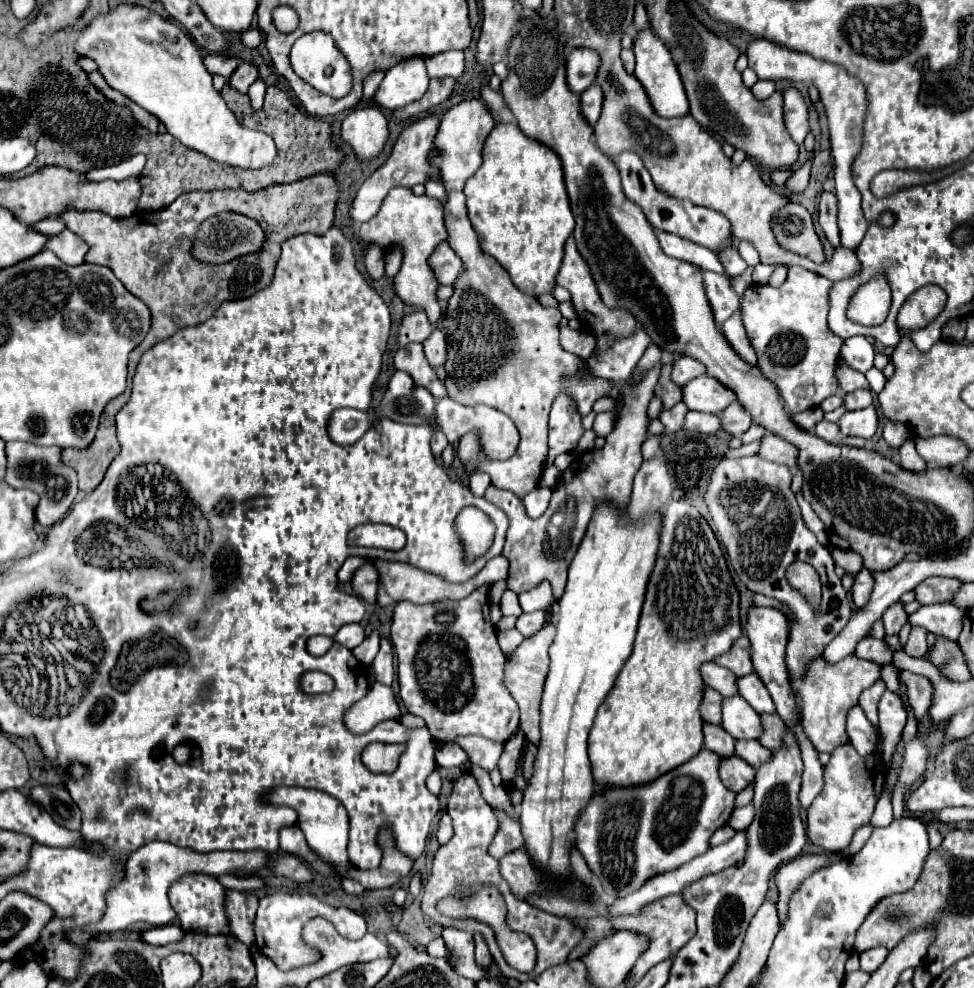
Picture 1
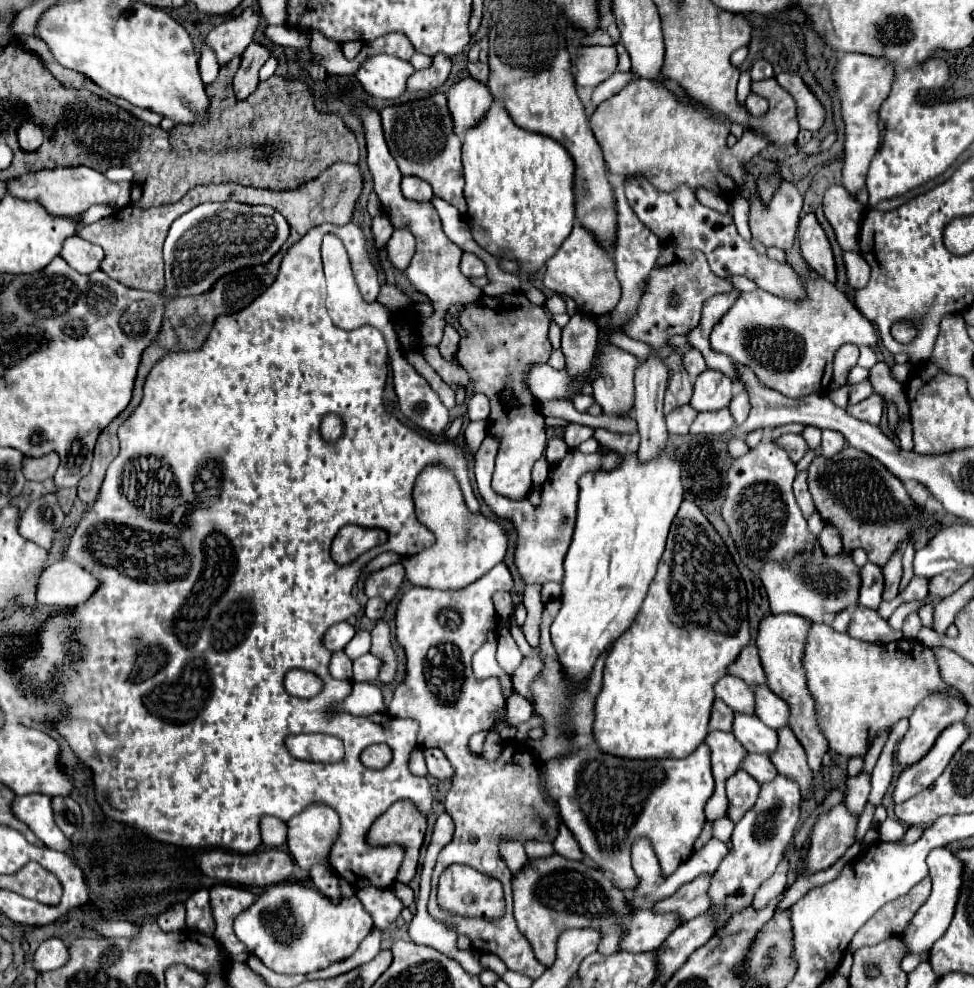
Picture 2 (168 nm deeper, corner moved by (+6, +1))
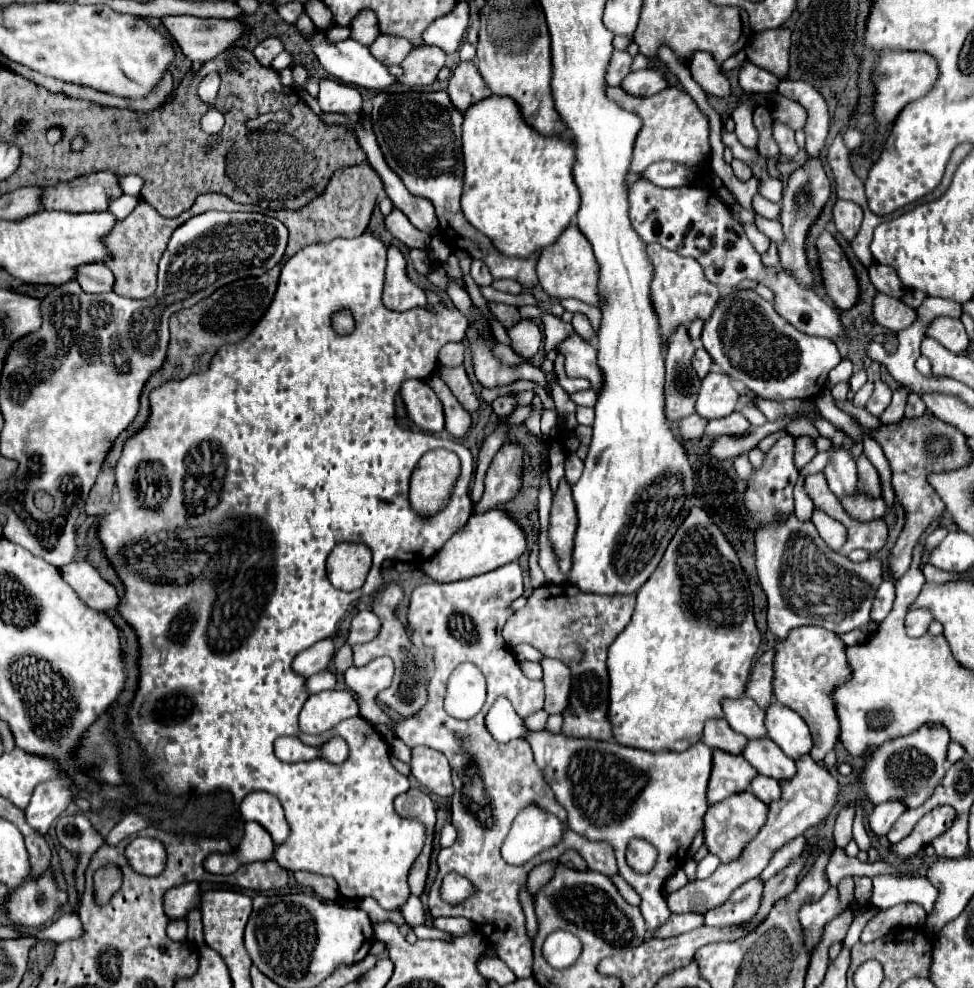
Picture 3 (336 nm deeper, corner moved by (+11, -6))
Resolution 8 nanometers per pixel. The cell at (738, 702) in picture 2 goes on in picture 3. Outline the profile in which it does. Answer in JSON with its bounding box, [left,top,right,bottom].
[721,696,767,738]

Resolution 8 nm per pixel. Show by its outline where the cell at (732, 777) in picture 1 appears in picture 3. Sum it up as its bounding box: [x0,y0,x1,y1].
[705,790,767,862]

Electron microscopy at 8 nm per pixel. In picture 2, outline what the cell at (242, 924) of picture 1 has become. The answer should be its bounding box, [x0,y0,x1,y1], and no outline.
[210,883,254,961]

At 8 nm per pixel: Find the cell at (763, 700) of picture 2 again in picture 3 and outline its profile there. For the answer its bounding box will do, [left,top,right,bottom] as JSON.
[765,702,813,760]

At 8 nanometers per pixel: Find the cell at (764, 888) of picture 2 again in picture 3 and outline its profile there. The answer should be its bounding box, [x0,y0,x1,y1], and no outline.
[761,836,805,882]

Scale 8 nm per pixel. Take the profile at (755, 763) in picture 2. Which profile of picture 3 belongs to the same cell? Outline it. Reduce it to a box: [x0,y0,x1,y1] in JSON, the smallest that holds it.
[749,774,781,804]

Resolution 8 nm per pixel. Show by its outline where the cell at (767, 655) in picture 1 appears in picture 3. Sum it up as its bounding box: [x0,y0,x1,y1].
[773,626,849,762]

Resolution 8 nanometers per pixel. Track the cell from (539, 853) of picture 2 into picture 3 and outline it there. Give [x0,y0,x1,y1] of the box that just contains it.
[527,862,557,894]

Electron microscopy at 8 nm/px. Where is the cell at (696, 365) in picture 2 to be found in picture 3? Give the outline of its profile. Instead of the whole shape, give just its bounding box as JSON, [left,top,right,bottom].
[693,348,711,378]

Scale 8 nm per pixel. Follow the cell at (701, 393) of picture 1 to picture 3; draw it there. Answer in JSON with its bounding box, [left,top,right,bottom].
[695,372,739,418]

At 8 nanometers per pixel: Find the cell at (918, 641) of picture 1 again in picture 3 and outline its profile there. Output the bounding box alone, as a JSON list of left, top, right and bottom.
[905,610,933,638]

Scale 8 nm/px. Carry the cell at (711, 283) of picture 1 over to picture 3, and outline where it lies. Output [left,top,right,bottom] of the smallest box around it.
[647,244,721,346]

